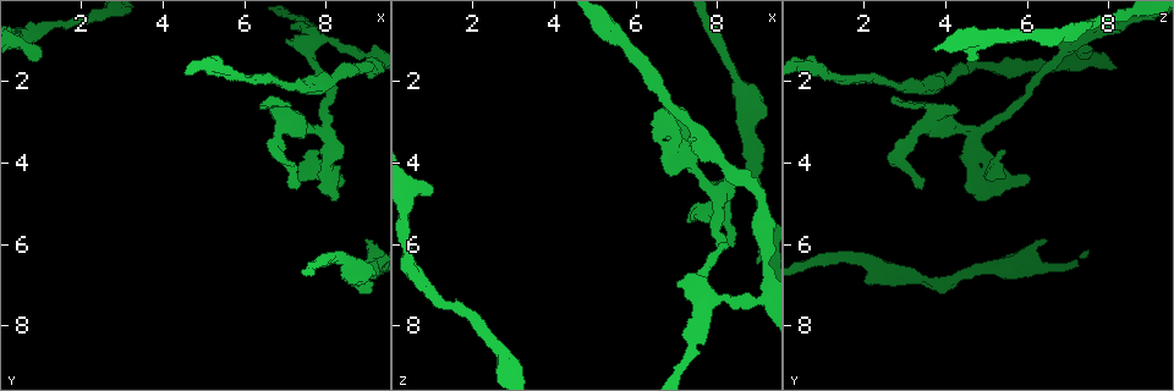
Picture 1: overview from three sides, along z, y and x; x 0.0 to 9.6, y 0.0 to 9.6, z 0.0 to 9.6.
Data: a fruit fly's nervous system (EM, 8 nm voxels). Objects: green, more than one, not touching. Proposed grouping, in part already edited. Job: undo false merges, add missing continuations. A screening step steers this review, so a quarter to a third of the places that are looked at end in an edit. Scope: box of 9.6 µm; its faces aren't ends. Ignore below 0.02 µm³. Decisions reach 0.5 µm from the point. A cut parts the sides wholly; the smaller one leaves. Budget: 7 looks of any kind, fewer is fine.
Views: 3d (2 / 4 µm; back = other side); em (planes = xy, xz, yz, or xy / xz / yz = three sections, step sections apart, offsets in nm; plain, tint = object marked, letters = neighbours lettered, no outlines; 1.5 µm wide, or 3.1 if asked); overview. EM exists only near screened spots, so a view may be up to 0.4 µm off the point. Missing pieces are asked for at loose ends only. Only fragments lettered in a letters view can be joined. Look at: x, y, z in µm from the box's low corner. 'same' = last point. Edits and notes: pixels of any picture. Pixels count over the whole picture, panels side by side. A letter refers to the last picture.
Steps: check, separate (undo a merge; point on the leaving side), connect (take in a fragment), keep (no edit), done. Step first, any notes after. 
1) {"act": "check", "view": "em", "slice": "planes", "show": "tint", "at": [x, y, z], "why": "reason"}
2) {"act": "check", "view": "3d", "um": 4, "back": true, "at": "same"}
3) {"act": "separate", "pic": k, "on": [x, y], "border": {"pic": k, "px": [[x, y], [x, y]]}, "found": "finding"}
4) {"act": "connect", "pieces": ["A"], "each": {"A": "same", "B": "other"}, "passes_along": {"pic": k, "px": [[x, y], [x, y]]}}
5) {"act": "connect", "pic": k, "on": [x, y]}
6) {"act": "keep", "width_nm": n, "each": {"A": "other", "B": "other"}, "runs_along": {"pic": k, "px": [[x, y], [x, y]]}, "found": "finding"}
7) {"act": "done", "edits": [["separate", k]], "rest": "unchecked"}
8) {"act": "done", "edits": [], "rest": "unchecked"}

{"act": "check", "view": "em", "slice": "planes", "show": "letters", "at": [1.00, 1.35, 4.65], "why": "free end"}

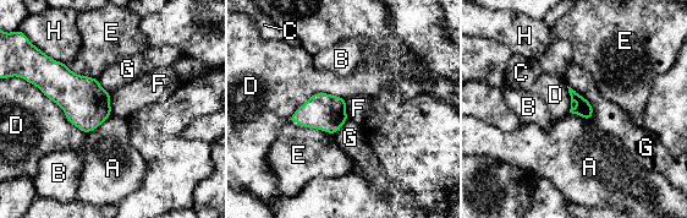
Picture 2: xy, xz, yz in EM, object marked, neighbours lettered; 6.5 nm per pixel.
{"act": "keep", "each": {"A": "other", "B": "other", "C": "other", "D": "other", "E": "other", "F": "other", "G": "other", "H": "other"}, "border": {"pic": 2, "px": [[111, 94], [110, 113]]}, "found": "no lettered fragment goes on from it"}

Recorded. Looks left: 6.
{"act": "check", "view": "em", "slice": "xy", "step": 8, "show": "letters", "at": [9.05, 5.90, 6.45], "why": "stops while still wide"}

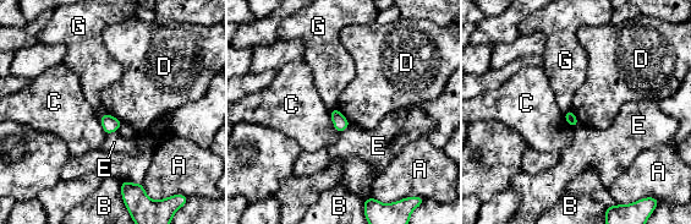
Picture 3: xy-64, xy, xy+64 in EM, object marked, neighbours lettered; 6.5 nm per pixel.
{"act": "check", "view": "em", "slice": "planes", "show": "letters", "at": "same"}

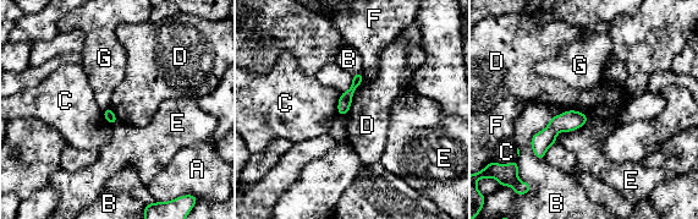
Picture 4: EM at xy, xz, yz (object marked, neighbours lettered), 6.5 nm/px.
{"act": "keep", "each": {"A": "other", "B": "other", "C": "other", "D": "other", "E": "other", "F": "other", "G": "other"}, "border": {"pic": 4, "px": [[364, 77], [353, 92], [346, 115]]}, "found": "no lettered fragment goes on from it"}

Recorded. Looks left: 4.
{"act": "check", "view": "em", "slice": "xy", "step": 4, "show": "tint", "at": [9.15, 1.35, 7.35], "why": "abrupt turn"}

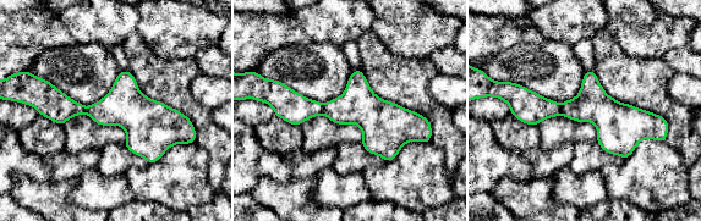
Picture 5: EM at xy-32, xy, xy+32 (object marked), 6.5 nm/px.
{"act": "check", "view": "em", "slice": "planes", "show": "letters", "at": "same", "why": "cut it another way"}

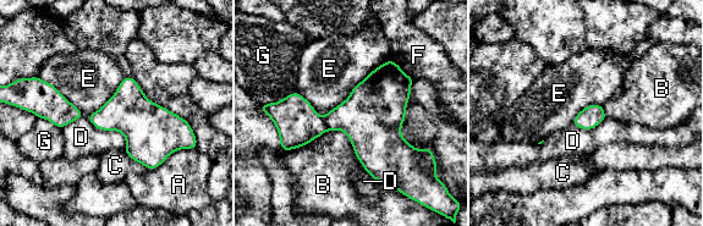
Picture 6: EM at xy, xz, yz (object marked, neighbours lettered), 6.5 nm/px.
{"act": "separate", "pic": 6, "on": [361, 116], "width_nm": 150, "each": {"A": "other", "B": "other", "C": "other", "D": "other", "E": "other", "F": "other", "G": "other"}, "border": {"pic": 6, "px": [[322, 117], [328, 130]]}, "found": "a second neuron is stuck on"}

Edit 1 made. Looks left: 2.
{"act": "done", "edits": [["separate", 6]], "rest": "unchecked"}

